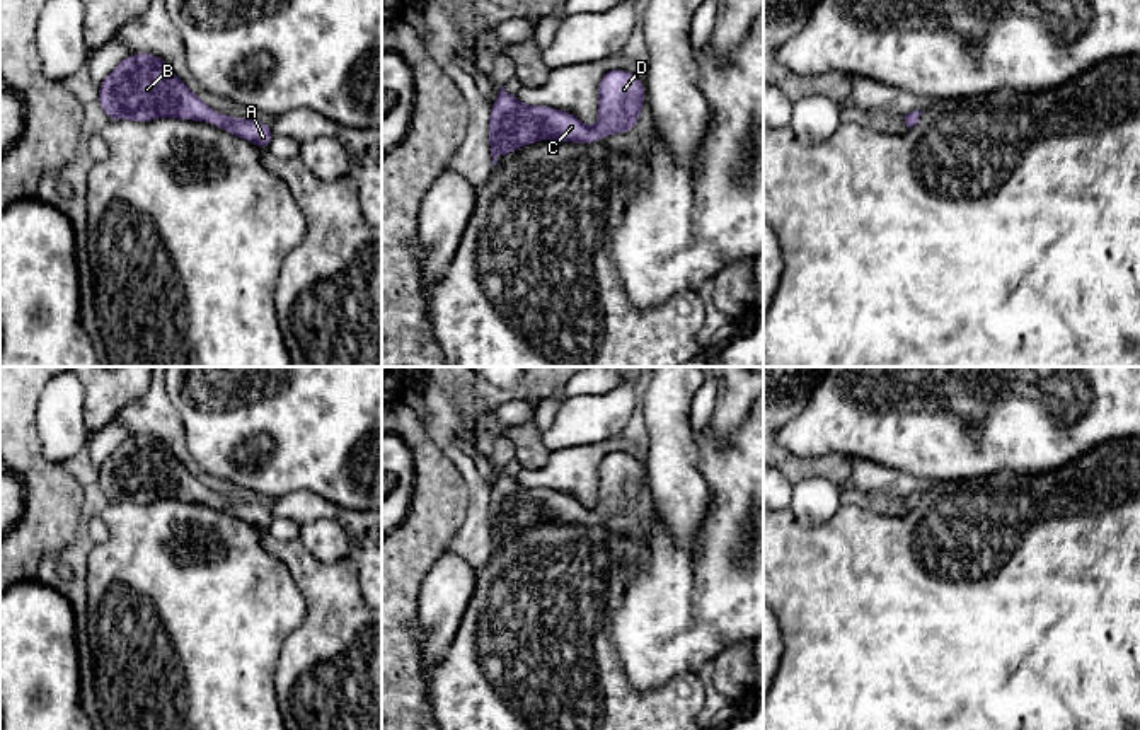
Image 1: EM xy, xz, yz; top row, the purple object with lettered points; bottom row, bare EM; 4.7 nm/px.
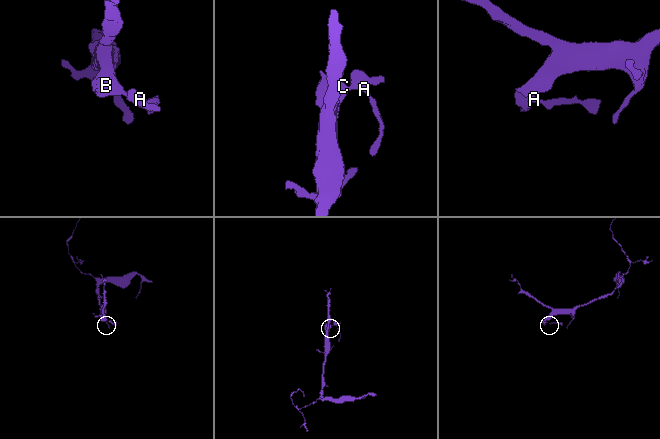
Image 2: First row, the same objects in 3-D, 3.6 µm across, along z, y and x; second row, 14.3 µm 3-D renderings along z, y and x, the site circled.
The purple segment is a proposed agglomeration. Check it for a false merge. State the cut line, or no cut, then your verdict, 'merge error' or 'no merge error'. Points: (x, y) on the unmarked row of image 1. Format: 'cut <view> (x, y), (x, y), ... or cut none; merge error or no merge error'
cut none; no merge error

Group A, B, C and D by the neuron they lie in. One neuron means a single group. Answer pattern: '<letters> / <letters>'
A B C D

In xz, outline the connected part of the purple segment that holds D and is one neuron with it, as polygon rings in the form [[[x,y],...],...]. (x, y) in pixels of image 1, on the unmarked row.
[[[605,452],[598,467],[598,507],[588,510],[571,495],[525,488],[501,467],[489,500],[492,548],[498,546],[498,536],[506,539],[542,520],[595,525],[607,517],[627,515],[639,507],[644,472],[646,466],[630,454]]]

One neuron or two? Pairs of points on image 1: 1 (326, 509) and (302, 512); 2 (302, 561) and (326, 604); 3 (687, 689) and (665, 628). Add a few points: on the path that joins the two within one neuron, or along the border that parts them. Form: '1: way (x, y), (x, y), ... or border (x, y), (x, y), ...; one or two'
1: way (321, 509), (307, 509); one
2: way (309, 572), (326, 589), (326, 594); one
3: border (696, 672), (672, 676), (646, 693); two

